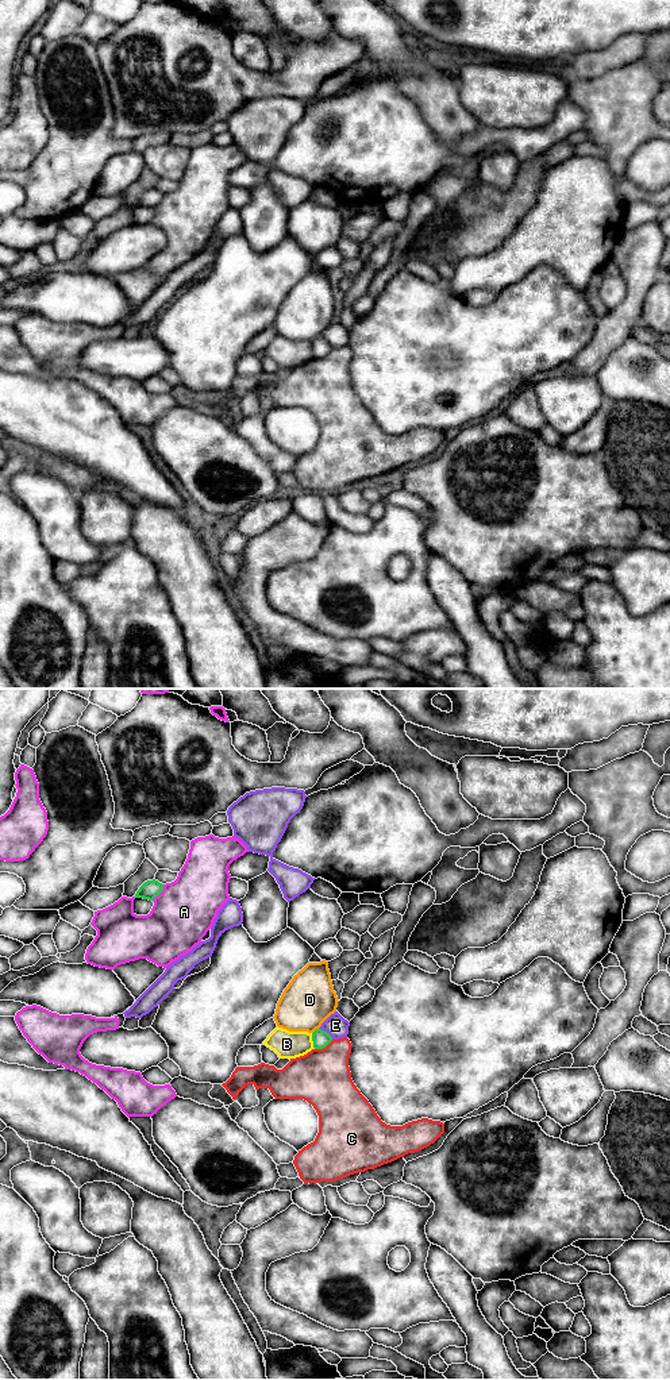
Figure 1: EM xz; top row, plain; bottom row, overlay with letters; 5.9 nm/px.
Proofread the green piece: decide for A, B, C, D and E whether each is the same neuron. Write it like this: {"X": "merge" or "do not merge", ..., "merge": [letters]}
{"A": "do not merge", "B": "do not merge", "C": "do not merge", "D": "do not merge", "E": "do not merge", "merge": []}

